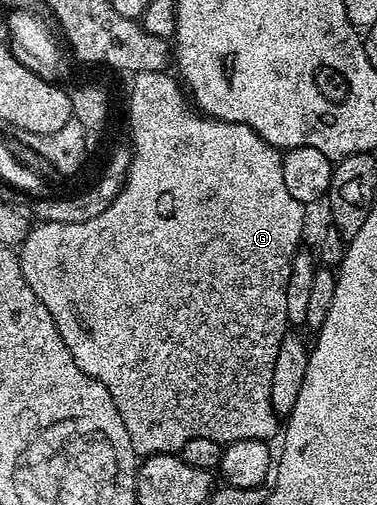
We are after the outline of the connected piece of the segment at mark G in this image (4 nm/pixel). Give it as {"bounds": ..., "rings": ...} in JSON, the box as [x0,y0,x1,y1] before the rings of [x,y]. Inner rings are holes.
{"bounds":[17,79,305,457],"rings":[[[147,79],[139,93],[131,97],[135,108],[135,122],[131,125],[133,158],[123,189],[95,219],[83,223],[42,222],[28,233],[18,246],[17,256],[25,283],[33,287],[33,295],[49,307],[69,355],[73,355],[77,367],[85,375],[93,375],[97,383],[105,383],[105,391],[113,395],[117,411],[125,422],[125,431],[133,443],[136,454],[152,457],[158,453],[178,454],[189,439],[213,439],[221,446],[232,445],[241,439],[261,439],[270,442],[271,436],[281,429],[280,414],[271,411],[271,388],[273,387],[273,363],[277,363],[277,347],[289,331],[285,311],[285,287],[289,283],[291,264],[301,248],[303,237],[303,213],[305,207],[285,188],[281,176],[283,159],[280,150],[274,149],[255,129],[247,125],[208,119],[198,112],[183,110],[183,97],[179,93],[162,93],[158,80]]]}

